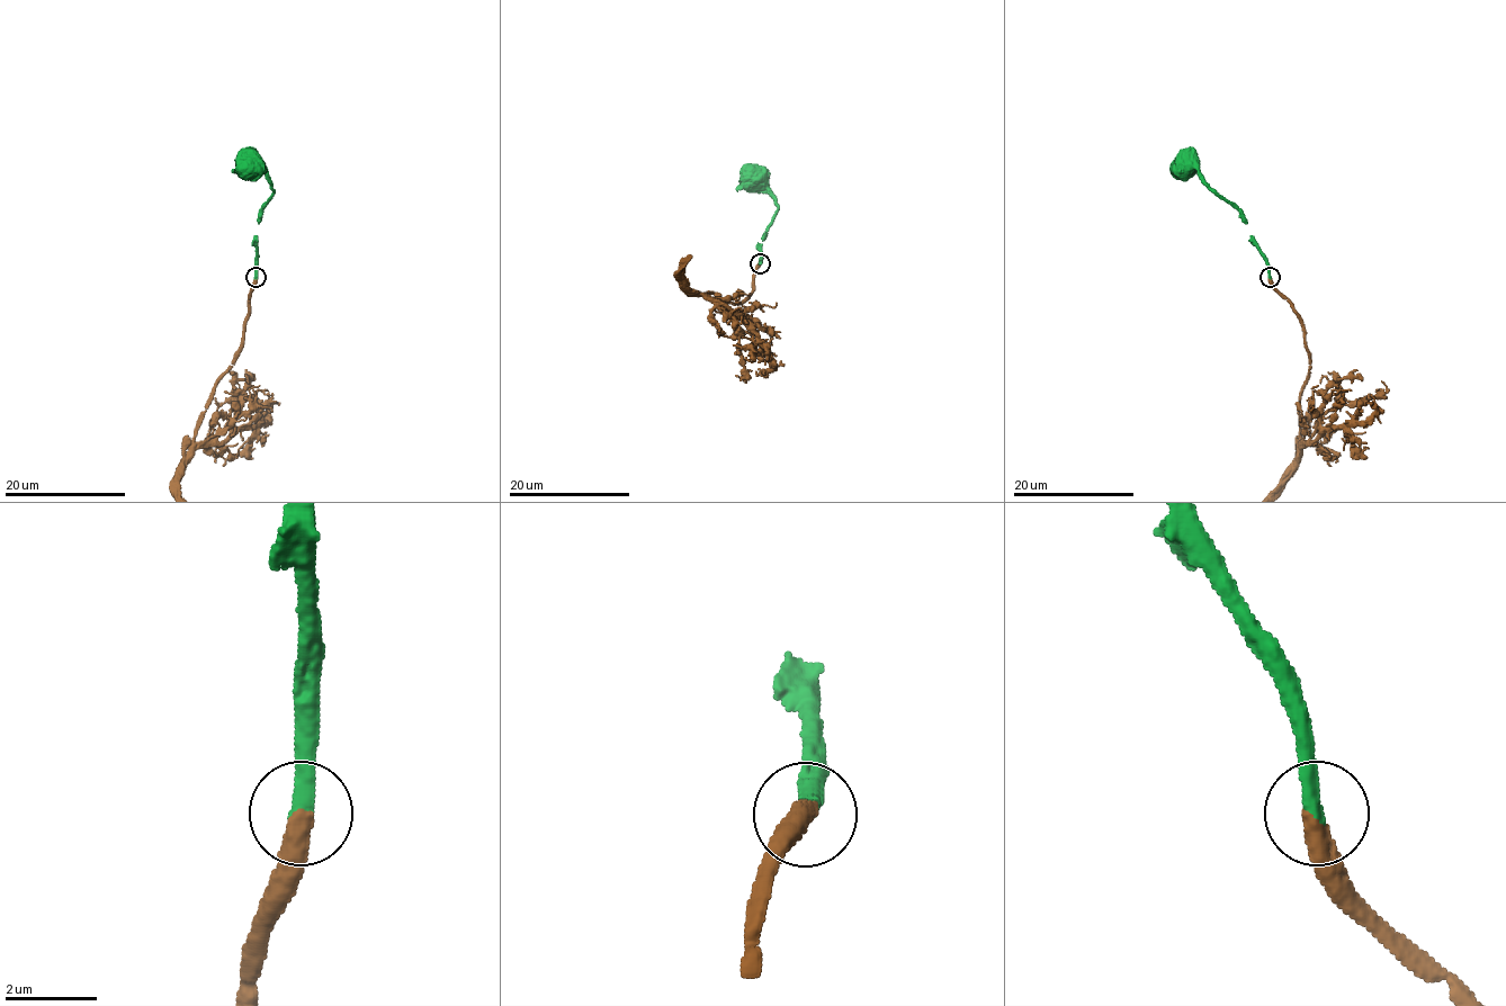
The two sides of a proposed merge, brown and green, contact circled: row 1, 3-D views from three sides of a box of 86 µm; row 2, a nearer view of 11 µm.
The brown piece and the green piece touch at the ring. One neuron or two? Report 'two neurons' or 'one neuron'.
one neuron

